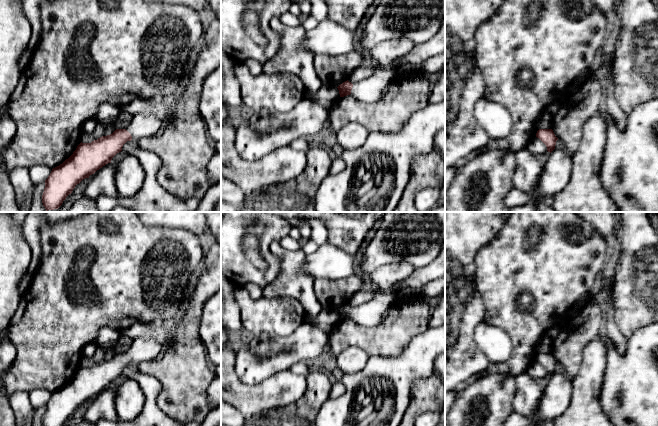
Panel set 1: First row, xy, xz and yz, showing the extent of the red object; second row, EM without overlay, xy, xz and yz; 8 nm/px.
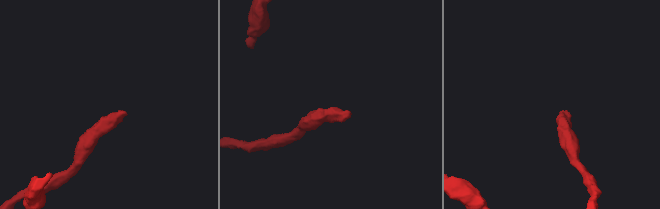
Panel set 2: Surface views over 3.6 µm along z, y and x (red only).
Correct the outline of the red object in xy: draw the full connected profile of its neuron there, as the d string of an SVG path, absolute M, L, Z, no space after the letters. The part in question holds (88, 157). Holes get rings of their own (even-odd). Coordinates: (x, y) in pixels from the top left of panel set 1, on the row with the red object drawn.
M116 129L112 134L102 136L91 143L81 142L68 159L52 169L50 175L45 180L42 203L46 211L58 209L77 184L83 179L89 178L90 175L106 164L111 163L112 158L122 151L123 145L131 140L132 136L126 129Z

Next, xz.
M348 80L340 84L337 88L339 90L340 97L344 97L351 94L353 84Z

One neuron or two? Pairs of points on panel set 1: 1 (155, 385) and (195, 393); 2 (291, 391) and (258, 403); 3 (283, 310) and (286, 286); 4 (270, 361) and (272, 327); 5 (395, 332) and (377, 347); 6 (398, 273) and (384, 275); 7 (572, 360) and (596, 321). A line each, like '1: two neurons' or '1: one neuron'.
1: two neurons
2: one neuron
3: two neurons
4: two neurons
5: one neuron
6: one neuron
7: one neuron

